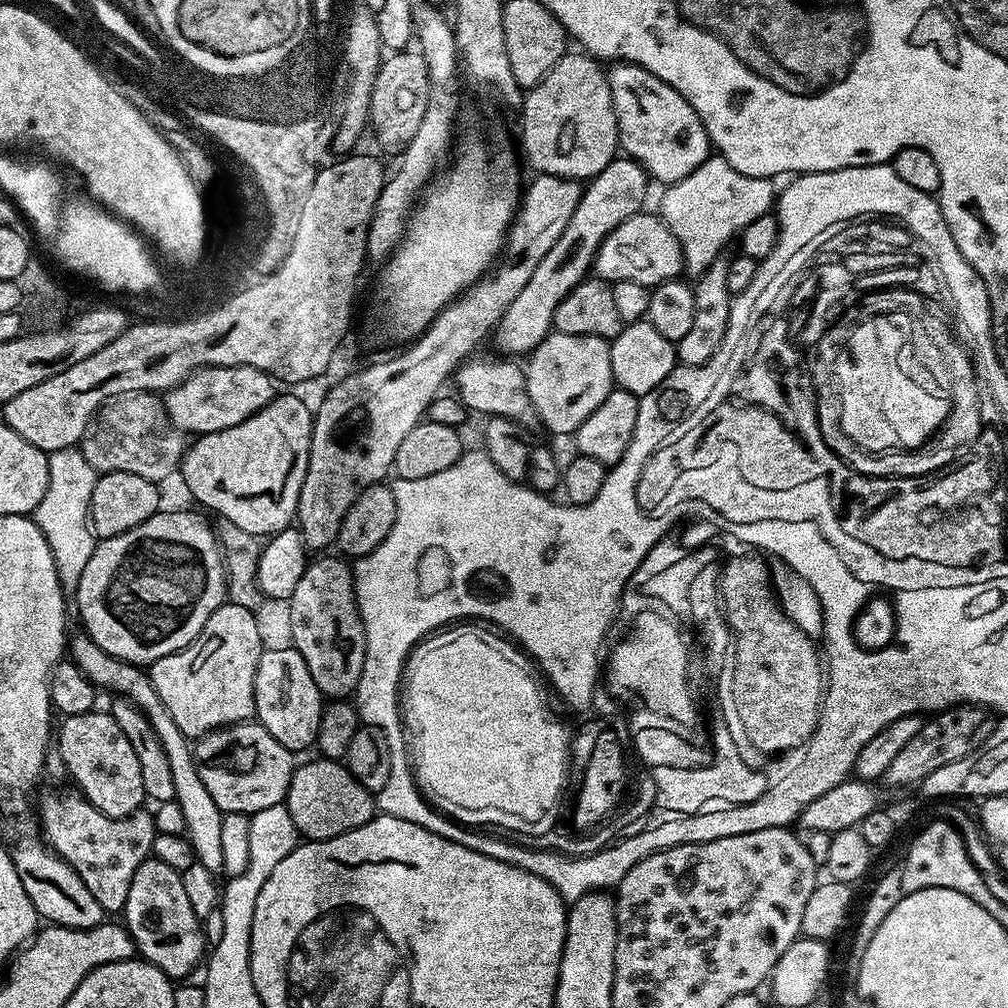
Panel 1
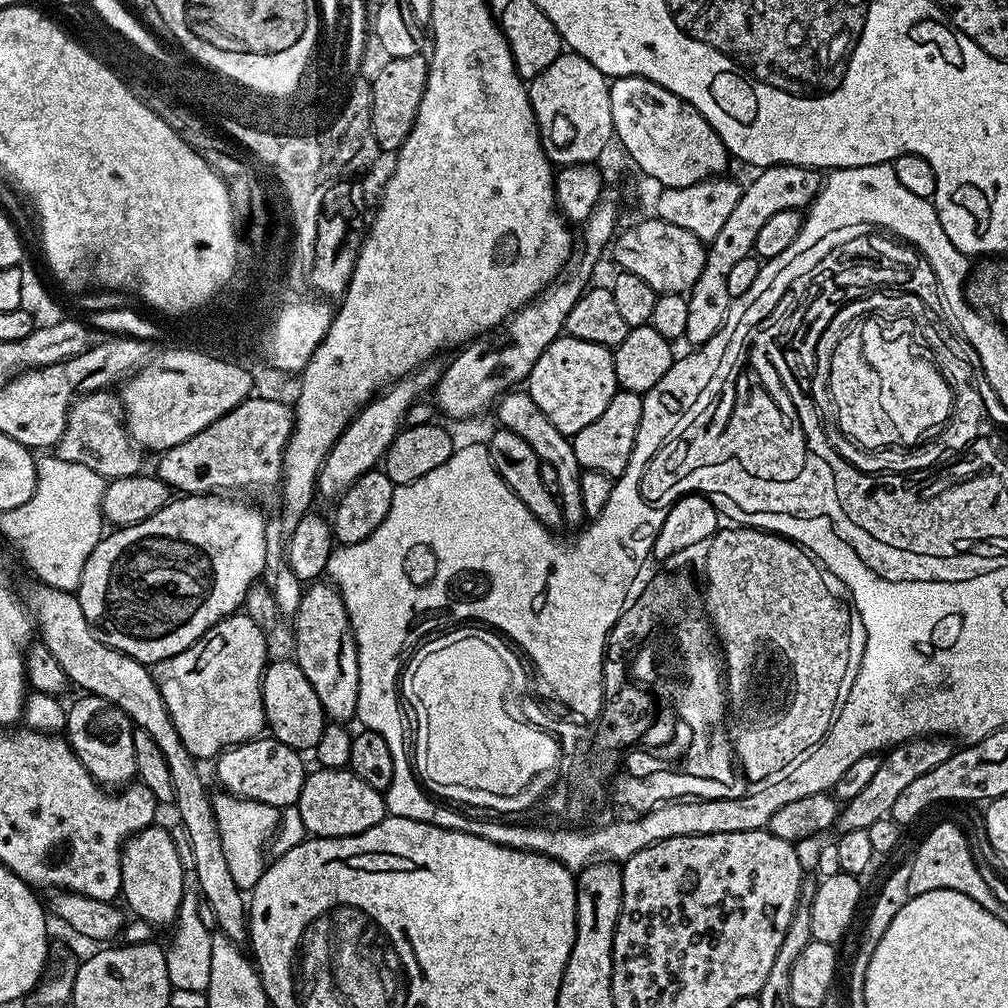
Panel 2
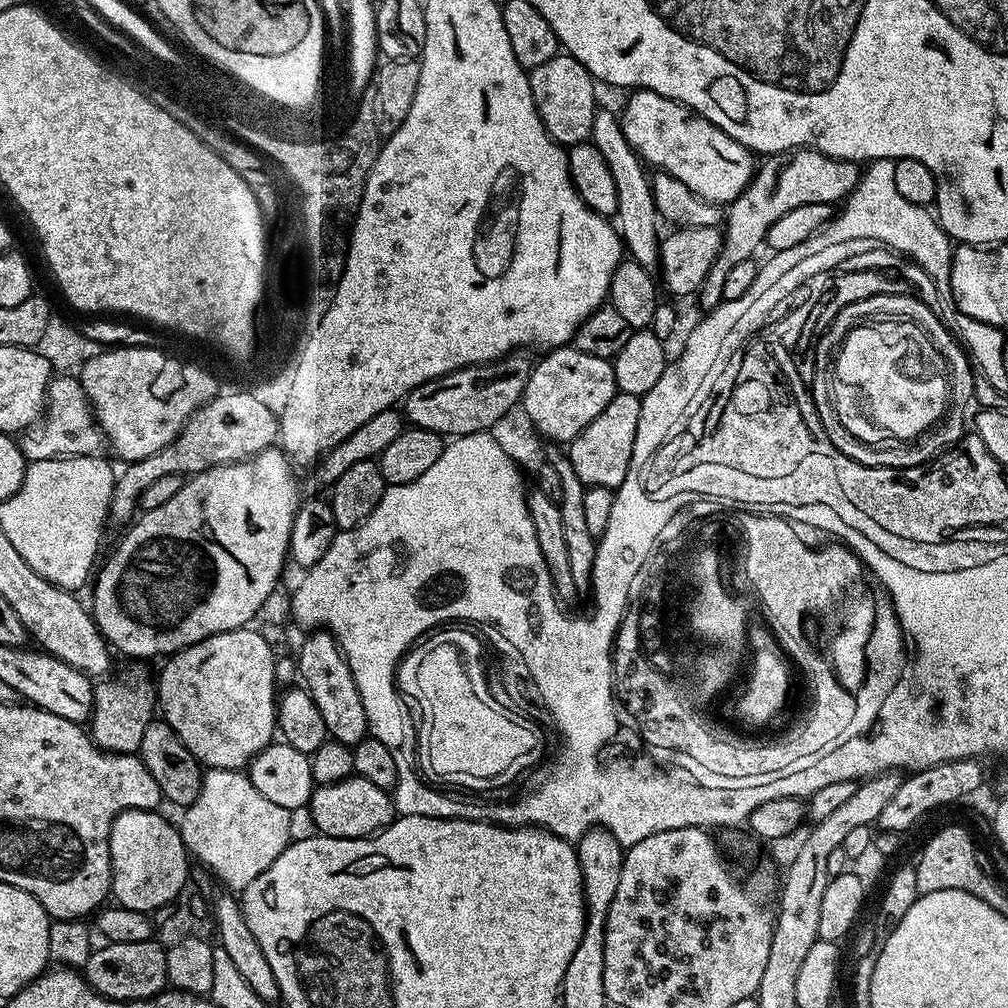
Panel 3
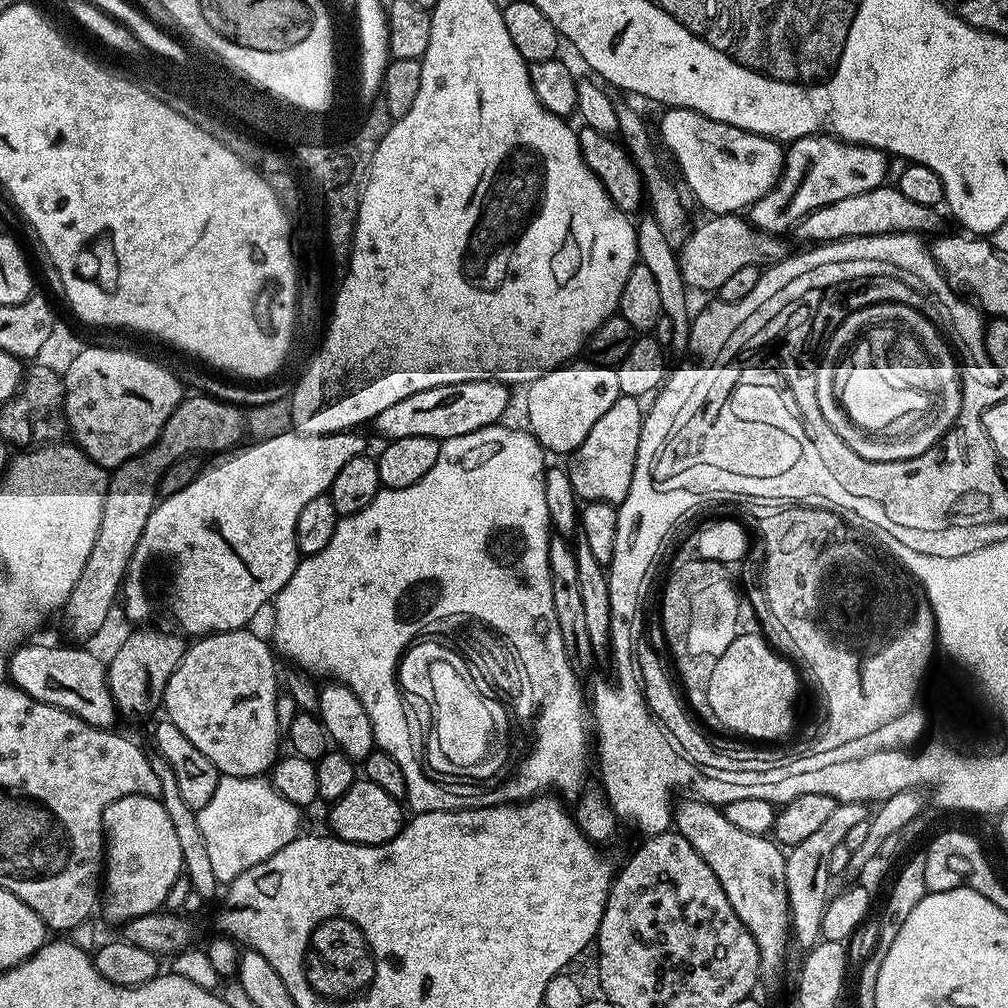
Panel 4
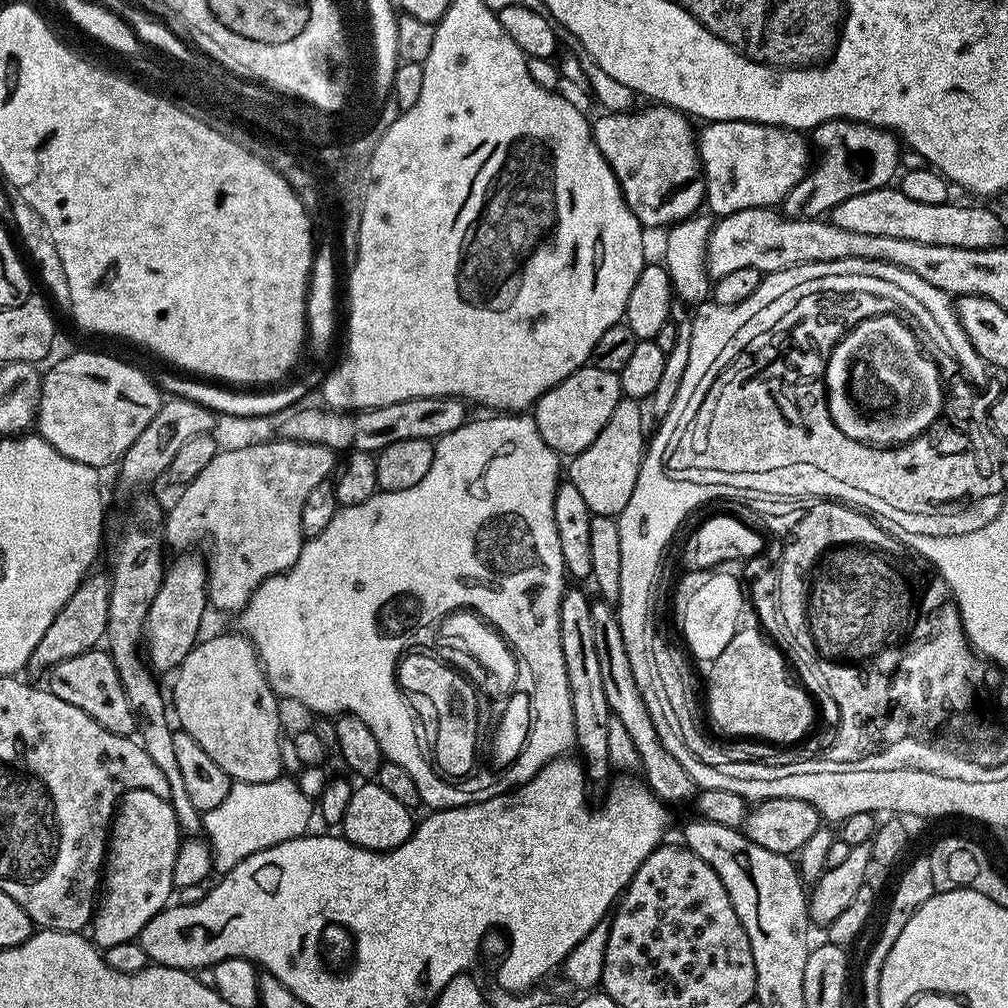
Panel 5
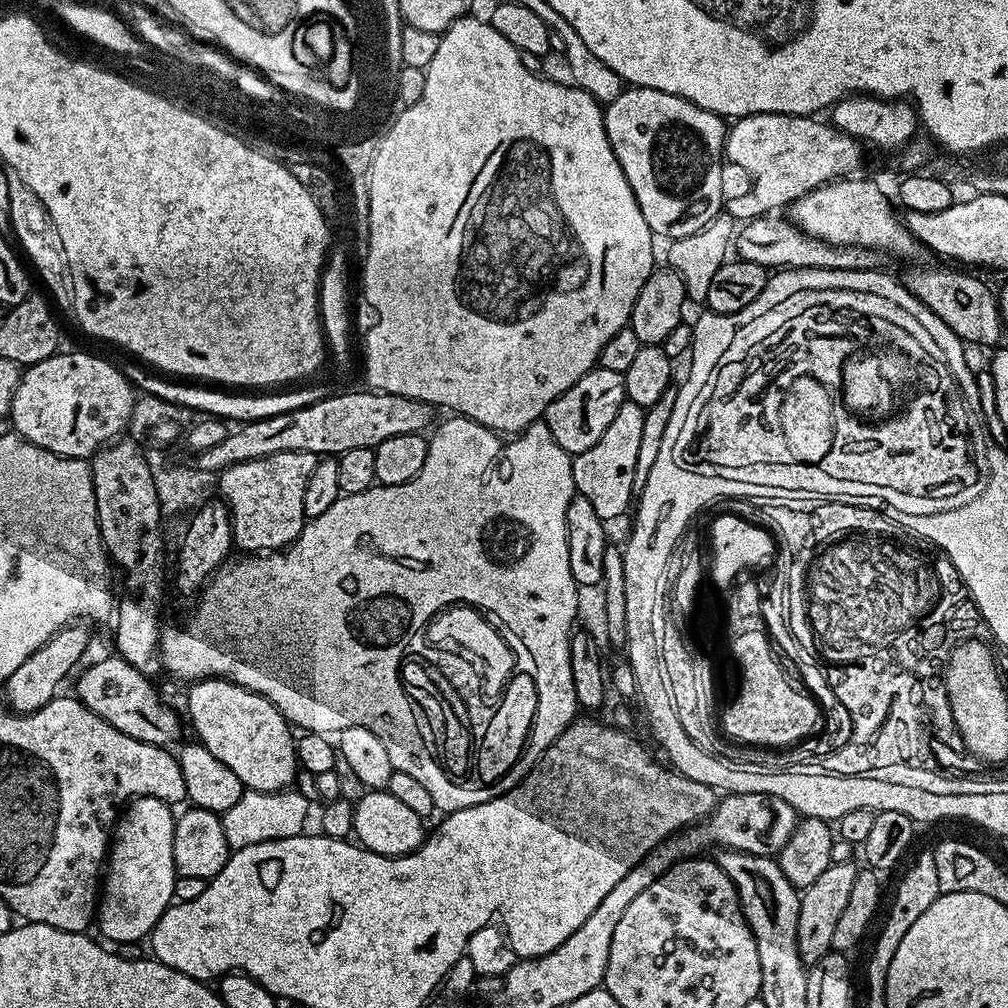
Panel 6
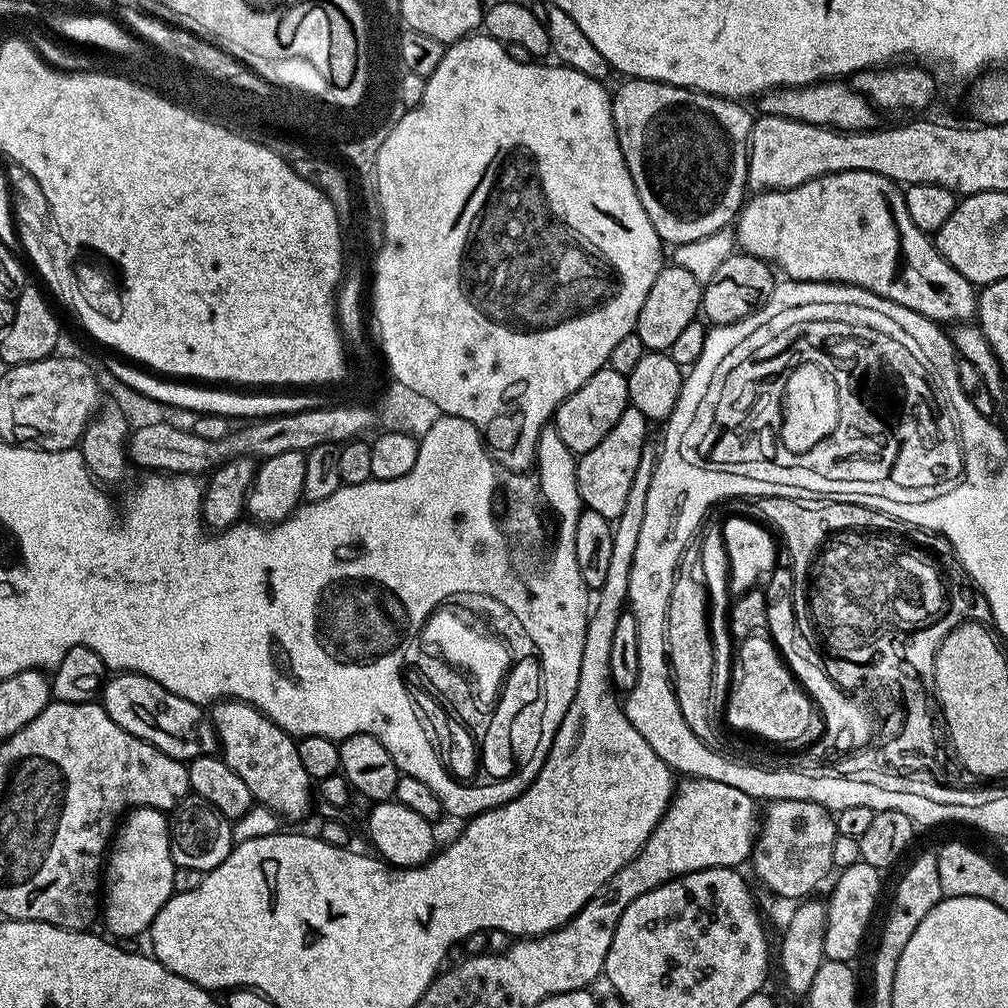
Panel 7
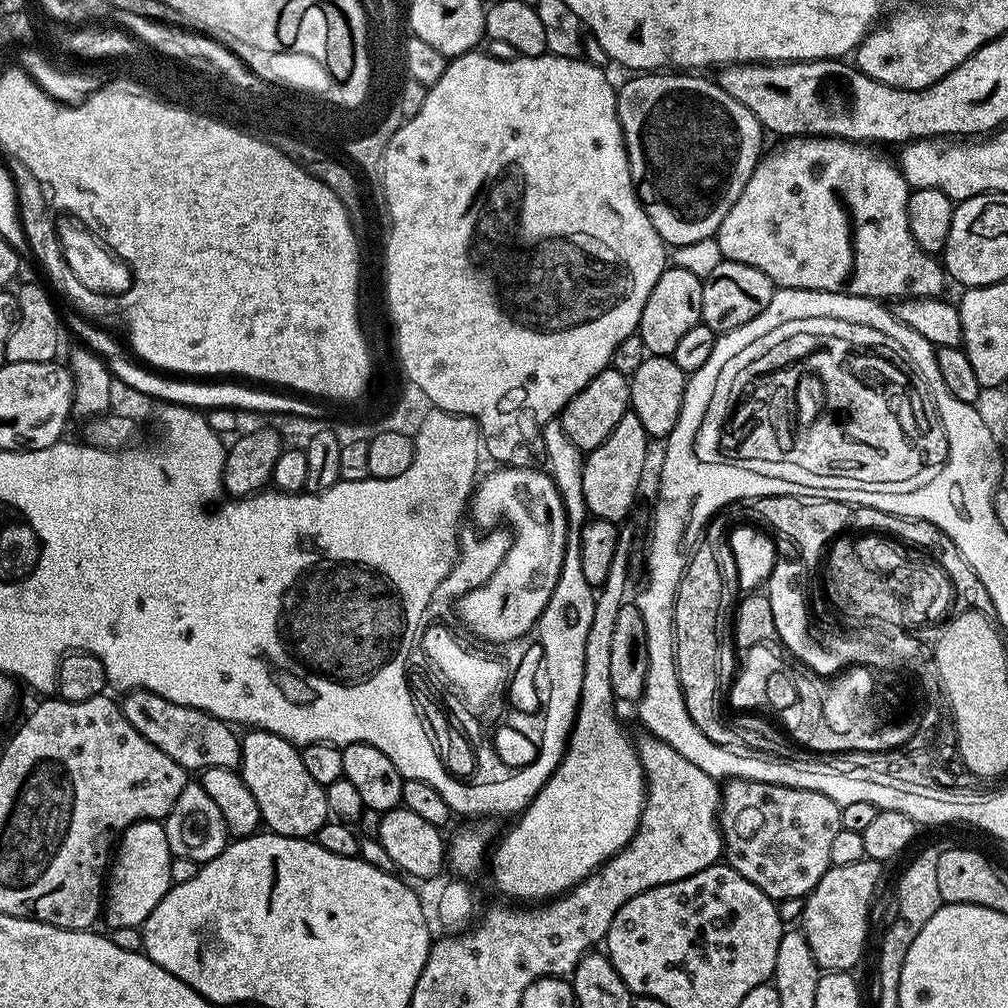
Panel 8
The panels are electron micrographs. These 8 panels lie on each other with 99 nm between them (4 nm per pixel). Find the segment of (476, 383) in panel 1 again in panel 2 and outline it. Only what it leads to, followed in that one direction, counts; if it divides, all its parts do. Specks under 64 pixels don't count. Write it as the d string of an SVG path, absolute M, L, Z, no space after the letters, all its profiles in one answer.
M527 390L505 392L495 405L495 412L497 418L500 419L499 427L518 434L518 438L523 438L529 444L530 450L538 454L541 464L549 464L558 473L558 499L564 515L564 523L569 529L571 527L572 530L579 529L586 520L582 504L582 482L580 481L582 469L577 456L574 455L571 439L563 436L558 426L554 426L554 422L550 422L550 418L546 418L546 414L538 410L538 402L530 398Z

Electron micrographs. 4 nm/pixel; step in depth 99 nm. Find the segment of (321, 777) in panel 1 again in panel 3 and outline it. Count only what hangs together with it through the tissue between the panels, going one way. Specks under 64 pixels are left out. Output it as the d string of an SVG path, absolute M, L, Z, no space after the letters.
M351 775L337 784L321 784L313 791L310 807L317 823L319 835L361 840L364 836L375 836L382 828L388 827L394 819L394 800L391 795L366 778Z

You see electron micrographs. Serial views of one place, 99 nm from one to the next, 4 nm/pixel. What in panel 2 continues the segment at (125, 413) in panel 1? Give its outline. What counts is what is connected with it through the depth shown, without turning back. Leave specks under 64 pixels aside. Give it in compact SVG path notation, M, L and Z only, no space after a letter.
M112 390L86 392L72 401L68 408L66 430L62 430L62 438L55 446L54 455L62 458L66 464L86 466L89 472L97 472L108 480L134 476L141 471L141 449L132 443L128 435L124 405Z

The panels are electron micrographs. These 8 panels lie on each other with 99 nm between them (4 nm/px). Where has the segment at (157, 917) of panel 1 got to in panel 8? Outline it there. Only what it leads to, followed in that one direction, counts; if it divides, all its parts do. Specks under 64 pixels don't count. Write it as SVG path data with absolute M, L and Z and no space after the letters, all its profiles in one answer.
M140 820L137 824L131 824L124 832L120 833L118 843L114 848L114 855L110 860L110 867L106 872L106 891L102 896L102 920L108 923L109 929L118 927L140 928L146 922L146 918L162 902L162 898L172 887L171 862L173 855L170 846L167 845L166 830L163 823L158 820Z

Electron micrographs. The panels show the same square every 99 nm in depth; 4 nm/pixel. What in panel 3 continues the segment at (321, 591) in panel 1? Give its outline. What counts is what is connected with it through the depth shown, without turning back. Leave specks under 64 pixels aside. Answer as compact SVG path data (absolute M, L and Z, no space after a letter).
M312 630L307 633L305 645L298 653L300 659L300 676L303 687L307 688L314 698L314 706L318 706L318 714L322 714L322 722L326 722L326 730L331 739L354 746L369 735L366 706L362 706L362 698L358 694L358 686L354 674L344 657L344 651L336 643L331 632Z

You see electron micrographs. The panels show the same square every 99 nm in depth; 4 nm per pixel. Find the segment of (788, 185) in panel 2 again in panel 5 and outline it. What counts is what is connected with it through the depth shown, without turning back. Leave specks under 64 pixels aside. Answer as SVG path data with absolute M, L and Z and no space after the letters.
M831 120L811 129L810 140L815 147L817 144L821 148L820 157L817 160L815 157L808 173L782 202L783 215L791 220L823 217L846 202L846 198L854 198L854 194L889 187L902 168L901 141L895 132L889 132L887 128L858 124L854 120Z

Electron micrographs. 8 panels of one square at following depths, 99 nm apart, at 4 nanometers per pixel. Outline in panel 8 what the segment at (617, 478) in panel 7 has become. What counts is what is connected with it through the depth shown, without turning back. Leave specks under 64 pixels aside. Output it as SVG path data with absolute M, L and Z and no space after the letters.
M628 411L622 414L618 426L594 451L584 456L582 478L578 481L578 491L584 499L585 509L597 520L608 520L619 525L632 512L636 504L636 495L640 492L640 479L644 476L644 467L648 464L648 431L642 426L638 414Z

